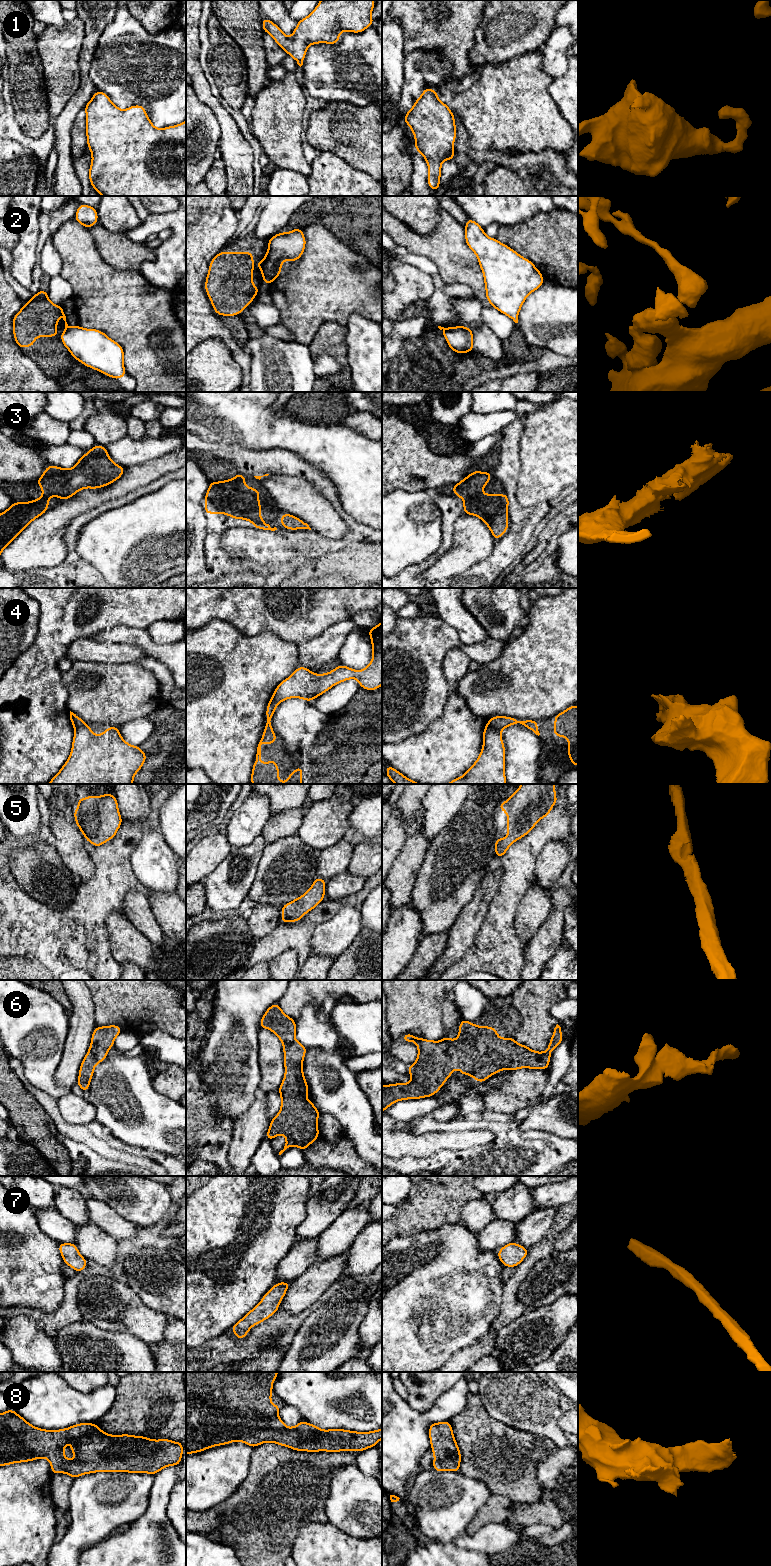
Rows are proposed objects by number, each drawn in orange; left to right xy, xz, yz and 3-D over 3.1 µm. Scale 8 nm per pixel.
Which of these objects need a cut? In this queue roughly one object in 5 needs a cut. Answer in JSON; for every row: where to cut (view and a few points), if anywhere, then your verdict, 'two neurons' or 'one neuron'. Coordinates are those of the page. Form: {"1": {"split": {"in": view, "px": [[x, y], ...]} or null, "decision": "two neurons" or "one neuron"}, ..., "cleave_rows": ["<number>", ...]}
{"1": {"split": null, "decision": "one neuron"}, "2": {"split": {"in": "xz", "px": [[265, 260], [262, 277]]}, "decision": "two neurons"}, "3": {"split": null, "decision": "one neuron"}, "4": {"split": {"in": "yz", "px": [[488, 721], [499, 732]]}, "decision": "two neurons"}, "5": {"split": null, "decision": "one neuron"}, "6": {"split": null, "decision": "one neuron"}, "7": {"split": null, "decision": "one neuron"}, "8": {"split": null, "decision": "one neuron"}, "cleave_rows": ["2", "4"]}

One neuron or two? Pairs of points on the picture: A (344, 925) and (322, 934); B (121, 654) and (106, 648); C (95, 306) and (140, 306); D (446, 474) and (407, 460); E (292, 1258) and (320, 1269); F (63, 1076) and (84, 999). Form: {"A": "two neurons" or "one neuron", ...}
{"A": "one neuron", "B": "one neuron", "C": "one neuron", "D": "one neuron", "E": "two neurons", "F": "one neuron"}

